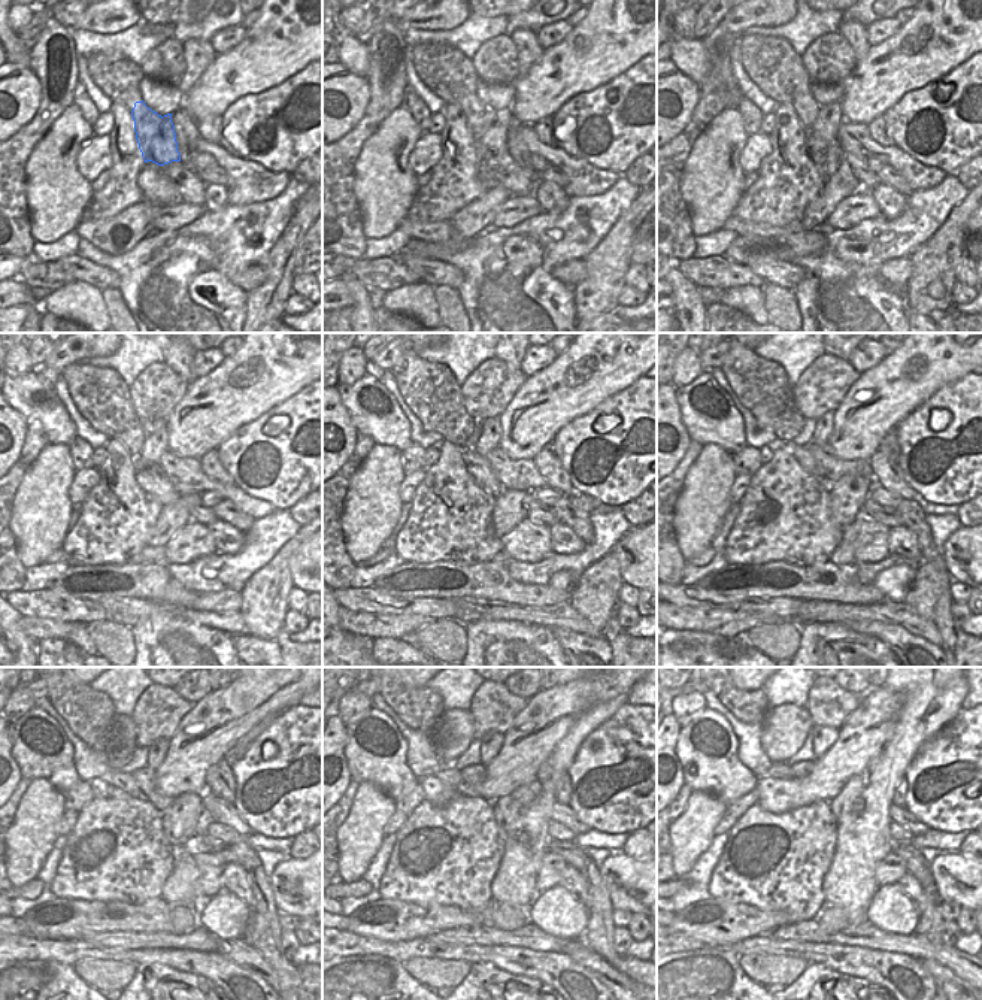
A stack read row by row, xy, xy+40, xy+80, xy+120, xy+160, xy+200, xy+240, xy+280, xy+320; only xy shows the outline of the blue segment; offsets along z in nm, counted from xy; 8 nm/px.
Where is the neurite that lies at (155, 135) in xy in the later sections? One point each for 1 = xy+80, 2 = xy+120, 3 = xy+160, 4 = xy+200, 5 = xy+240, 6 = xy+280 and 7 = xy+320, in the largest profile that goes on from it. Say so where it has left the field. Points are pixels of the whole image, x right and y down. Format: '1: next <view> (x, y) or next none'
1: next xy+80 (821, 123)
2: next xy+120 (149, 447)
3: next xy+160 (490, 430)
4: next xy+200 (824, 424)
5: next xy+240 (157, 751)
6: next xy+280 (491, 742)
7: next xy+320 (824, 738)

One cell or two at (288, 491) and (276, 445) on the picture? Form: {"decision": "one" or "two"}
{"decision": "one"}

